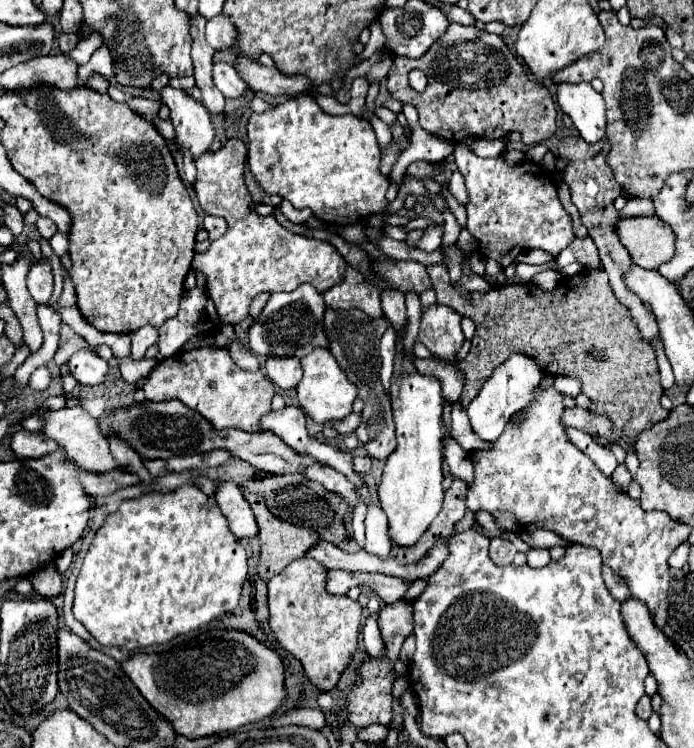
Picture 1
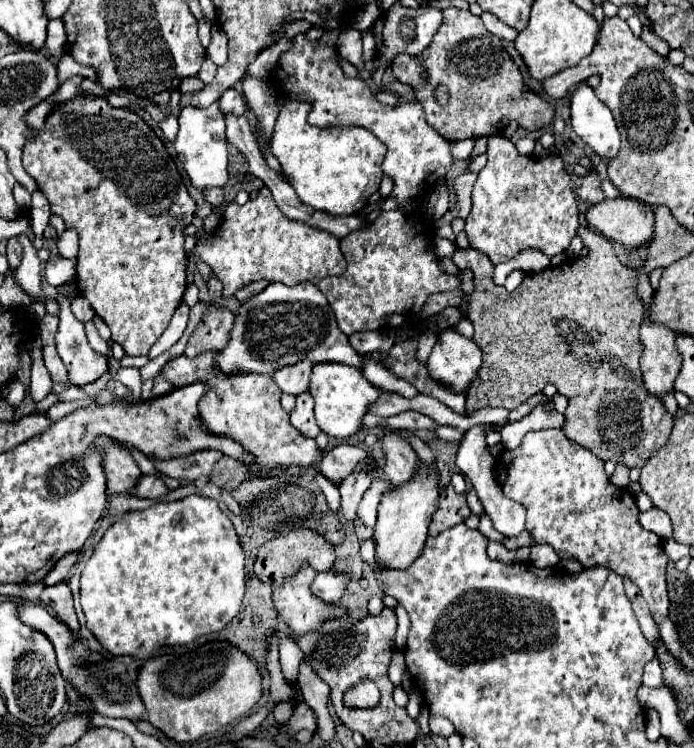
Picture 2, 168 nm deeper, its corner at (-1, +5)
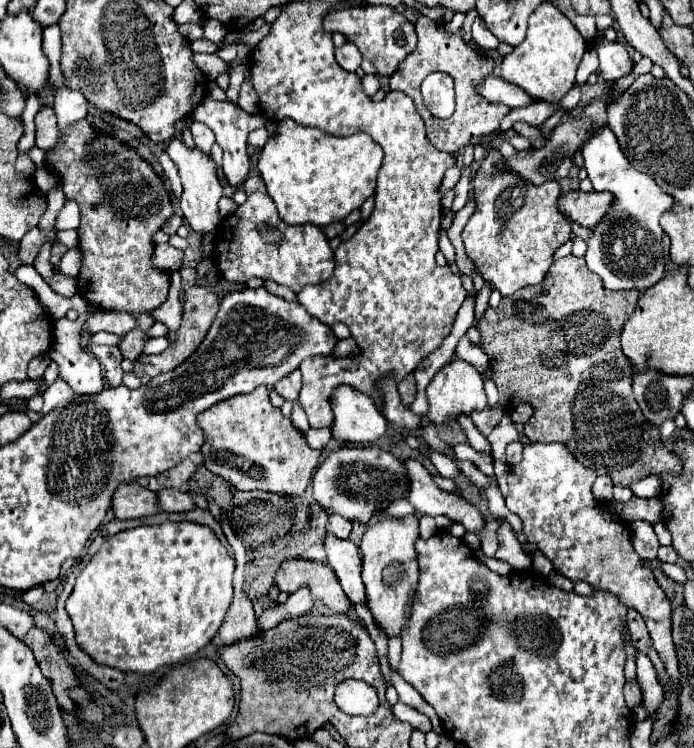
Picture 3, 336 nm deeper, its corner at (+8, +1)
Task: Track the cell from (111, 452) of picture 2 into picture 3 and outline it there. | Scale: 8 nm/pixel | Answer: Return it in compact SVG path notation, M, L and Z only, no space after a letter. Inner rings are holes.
M136 481L122 483L112 495L112 511L118 519L138 519L158 513L156 493L144 489Z

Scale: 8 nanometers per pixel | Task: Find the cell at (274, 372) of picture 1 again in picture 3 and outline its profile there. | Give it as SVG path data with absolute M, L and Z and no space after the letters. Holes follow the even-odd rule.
M298 369L292 371L290 375L286 375L284 379L280 379L280 381L274 385L274 389L276 389L284 399L288 399L288 401L298 399L300 387L302 387L302 375L300 375Z

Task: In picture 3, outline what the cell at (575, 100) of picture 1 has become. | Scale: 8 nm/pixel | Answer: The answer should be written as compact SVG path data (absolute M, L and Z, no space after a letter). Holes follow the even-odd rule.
M600 127L590 139L586 139L582 143L582 157L584 157L584 167L588 171L588 179L592 181L594 189L610 191L614 195L610 215L606 215L602 219L602 223L596 227L596 231L590 231L590 237L586 241L588 251L584 255L586 265L590 271L600 275L604 281L604 287L608 287L612 291L614 289L640 289L640 291L644 291L644 289L652 287L654 283L658 283L666 273L664 265L662 265L662 245L660 245L664 231L662 231L658 219L664 211L668 211L674 205L674 199L668 193L664 193L650 175L636 171L628 163L614 133L608 127Z

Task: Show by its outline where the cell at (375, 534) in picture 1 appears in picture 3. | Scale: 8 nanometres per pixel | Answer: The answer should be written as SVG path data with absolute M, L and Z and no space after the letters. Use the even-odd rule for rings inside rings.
M398 499L388 503L382 511L378 511L380 515L388 515L388 517L404 517L408 513L416 513L416 509L406 501L406 499Z

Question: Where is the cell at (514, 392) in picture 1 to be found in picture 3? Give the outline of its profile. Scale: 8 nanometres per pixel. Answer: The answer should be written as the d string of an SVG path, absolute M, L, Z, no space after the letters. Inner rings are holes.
M498 519L500 527L498 527L498 551L496 551L496 559L508 561L514 569L530 569L530 557L520 549L520 543L510 527L510 523L506 519Z

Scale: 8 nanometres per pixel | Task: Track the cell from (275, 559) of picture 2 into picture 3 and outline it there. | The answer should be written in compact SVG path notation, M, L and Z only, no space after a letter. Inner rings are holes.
M302 557L286 559L280 563L278 573L274 575L274 583L284 593L292 593L300 585L308 585L314 601L324 603L334 613L346 613L352 605L344 595L332 567L322 561L310 561Z

